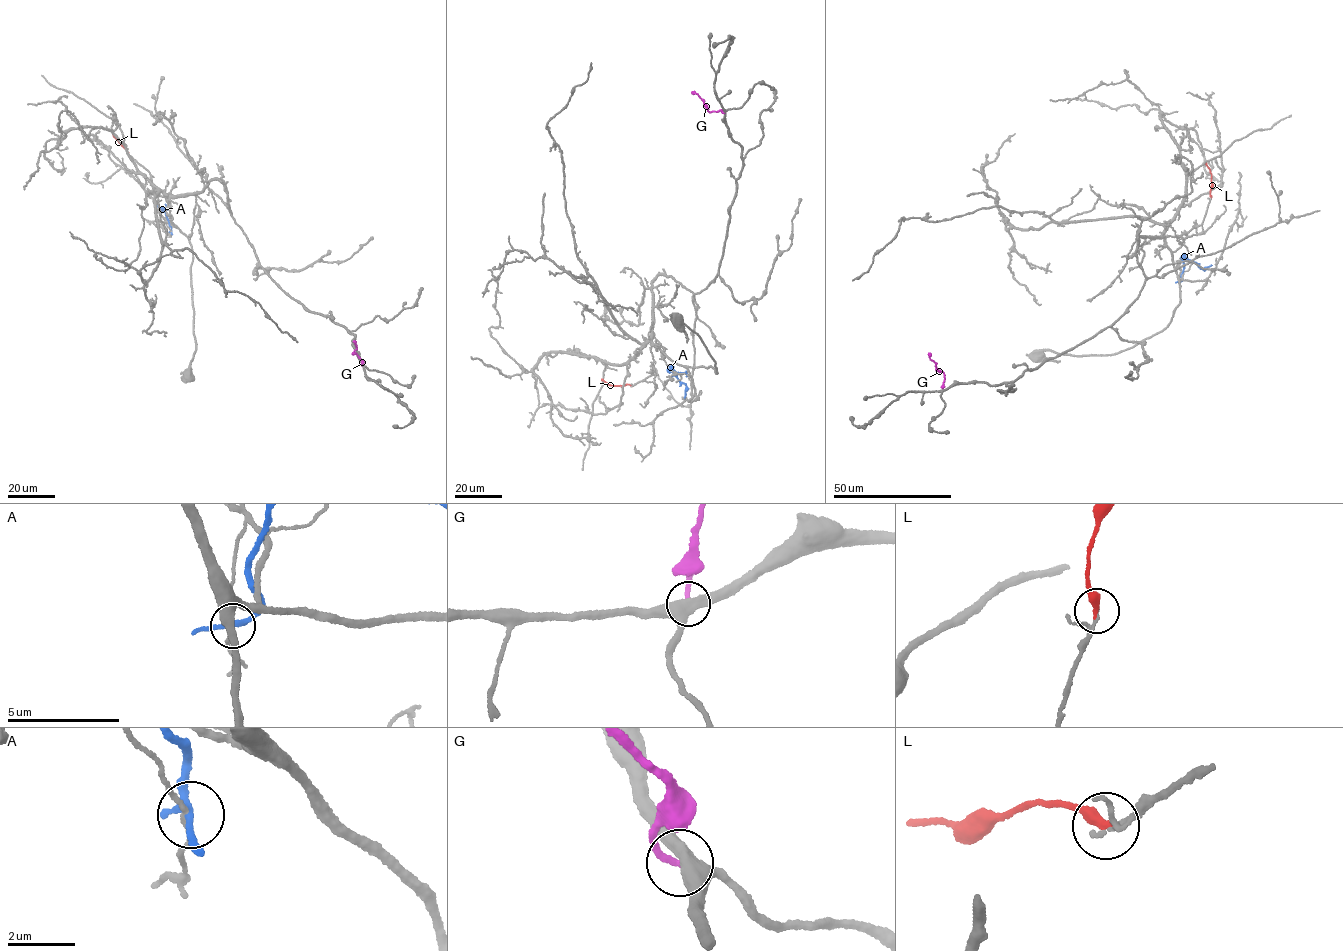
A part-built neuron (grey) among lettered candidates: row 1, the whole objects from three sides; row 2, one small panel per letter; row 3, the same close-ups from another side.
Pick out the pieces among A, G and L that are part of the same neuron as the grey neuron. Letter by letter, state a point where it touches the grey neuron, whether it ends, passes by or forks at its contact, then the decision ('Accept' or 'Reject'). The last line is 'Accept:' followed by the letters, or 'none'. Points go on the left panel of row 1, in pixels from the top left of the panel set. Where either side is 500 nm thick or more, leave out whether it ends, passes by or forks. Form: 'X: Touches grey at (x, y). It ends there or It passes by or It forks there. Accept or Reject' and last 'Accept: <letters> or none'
A: Touches grey at (171, 231). It passes by. Reject
G: Touches grey at (363, 366). It ends there. Reject
L: Touches grey at (128, 154). It ends there. Reject
Accept: none

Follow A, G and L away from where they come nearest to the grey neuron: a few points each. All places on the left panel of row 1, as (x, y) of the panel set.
A: (171, 231), (165, 210), (155, 206)
G: (363, 366), (362, 359), (352, 353), (357, 348), (353, 341)
L: (128, 154), (112, 132)

